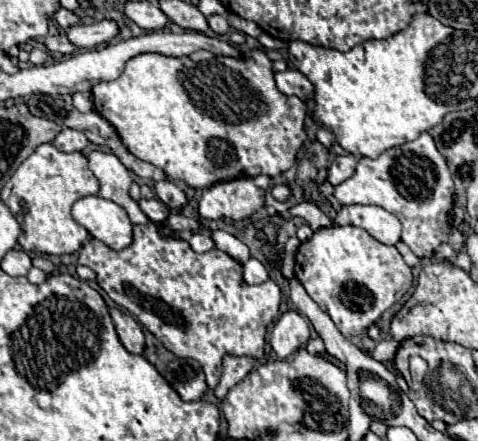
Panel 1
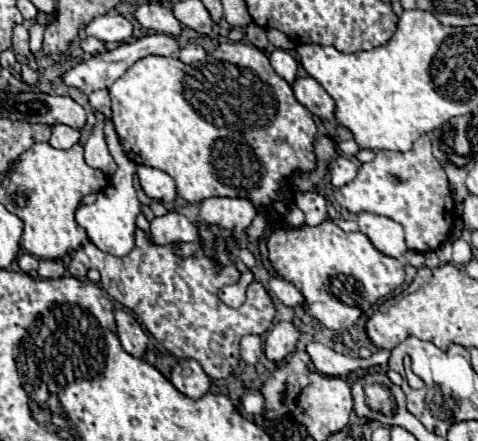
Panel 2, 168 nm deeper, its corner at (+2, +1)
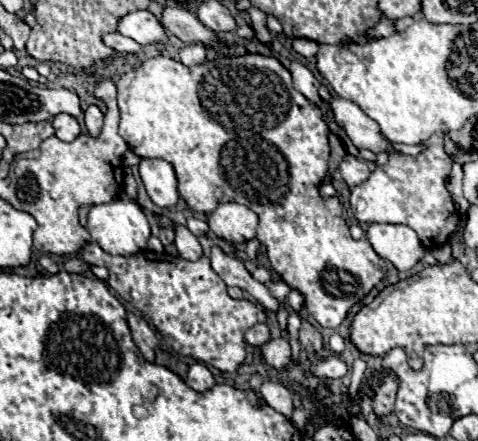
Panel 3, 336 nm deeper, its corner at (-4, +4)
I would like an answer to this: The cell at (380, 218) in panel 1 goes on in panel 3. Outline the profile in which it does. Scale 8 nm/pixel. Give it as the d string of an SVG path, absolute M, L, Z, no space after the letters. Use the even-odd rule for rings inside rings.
M370 223L366 237L372 243L374 251L390 261L398 271L412 269L424 255L424 247L418 235L408 225L390 225L390 223Z

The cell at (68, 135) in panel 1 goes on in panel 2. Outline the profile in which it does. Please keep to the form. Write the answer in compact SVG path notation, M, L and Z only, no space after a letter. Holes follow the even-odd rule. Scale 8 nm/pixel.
M56 124L56 126L52 126L50 144L52 144L54 148L68 150L68 148L72 148L78 140L80 140L80 132L78 132L76 128L70 128L70 126L66 126L66 124Z

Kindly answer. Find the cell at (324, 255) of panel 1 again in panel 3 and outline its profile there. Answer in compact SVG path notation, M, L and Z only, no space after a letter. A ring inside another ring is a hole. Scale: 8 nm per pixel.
M244 53L244 55L238 55L238 57L216 57L214 61L206 61L202 65L194 65L190 69L190 67L182 65L180 61L176 61L172 57L158 55L154 59L144 61L140 67L126 71L116 85L118 85L118 107L120 107L120 135L124 137L128 147L142 159L164 159L164 161L168 161L176 171L176 177L178 177L178 183L180 183L180 191L178 191L180 197L194 211L210 213L218 203L236 201L236 203L250 207L254 213L258 213L258 217L260 217L258 239L260 239L262 245L266 245L266 253L268 253L268 259L272 263L272 269L292 289L298 289L304 295L306 309L322 327L330 327L330 329L340 327L340 323L346 319L348 311L358 301L362 301L388 275L388 263L372 249L370 241L368 239L354 239L350 235L350 229L348 229L348 225L342 217L340 201L336 197L322 199L318 195L318 187L328 173L328 157L330 157L328 133L330 131L328 131L328 125L326 125L318 105L314 105L308 97L304 97L300 91L294 89L288 69L276 57L262 55L262 53Z

